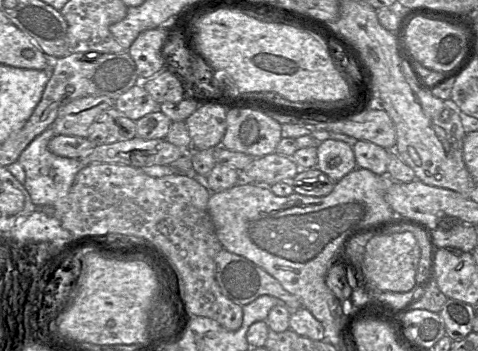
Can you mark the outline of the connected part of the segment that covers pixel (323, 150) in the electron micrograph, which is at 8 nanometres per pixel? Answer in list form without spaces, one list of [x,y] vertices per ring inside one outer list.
[[[321,140],[317,152],[316,168],[334,182],[339,181],[357,167],[353,147],[344,141]]]

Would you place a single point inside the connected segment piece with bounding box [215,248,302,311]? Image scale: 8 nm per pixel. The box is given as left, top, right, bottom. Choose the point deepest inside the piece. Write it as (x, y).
(242, 281)

